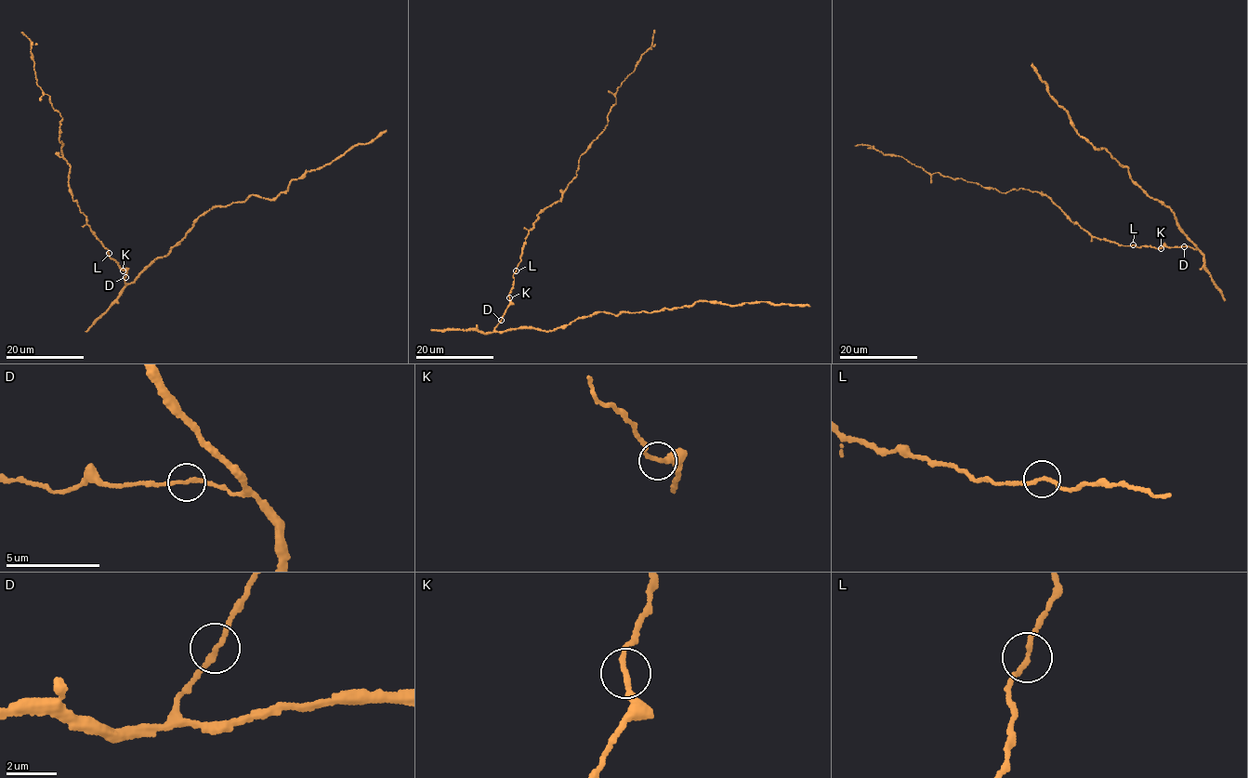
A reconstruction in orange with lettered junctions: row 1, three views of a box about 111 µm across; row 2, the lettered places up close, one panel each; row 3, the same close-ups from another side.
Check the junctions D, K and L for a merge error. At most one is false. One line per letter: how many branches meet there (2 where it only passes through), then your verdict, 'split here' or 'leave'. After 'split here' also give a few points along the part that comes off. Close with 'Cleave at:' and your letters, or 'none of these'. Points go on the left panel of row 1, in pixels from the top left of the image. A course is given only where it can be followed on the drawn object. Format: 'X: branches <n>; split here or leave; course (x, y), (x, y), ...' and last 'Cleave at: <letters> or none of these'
D: branches 2; leave
K: branches 2; leave
L: branches 2; leave
Cleave at: none of these

